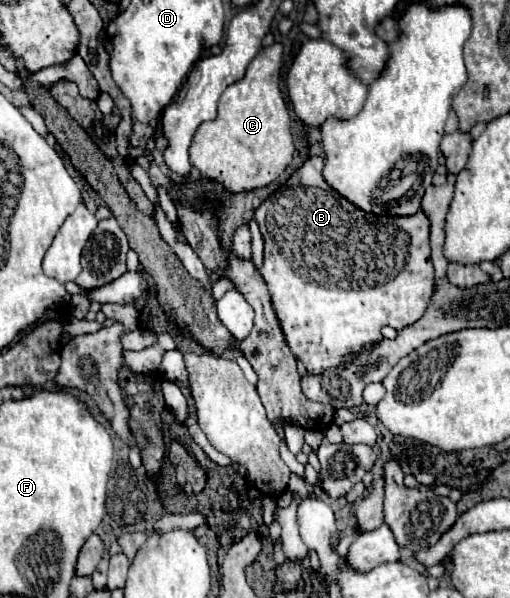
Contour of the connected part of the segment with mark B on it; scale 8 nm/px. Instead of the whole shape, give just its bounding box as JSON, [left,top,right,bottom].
[255,156,433,374]

